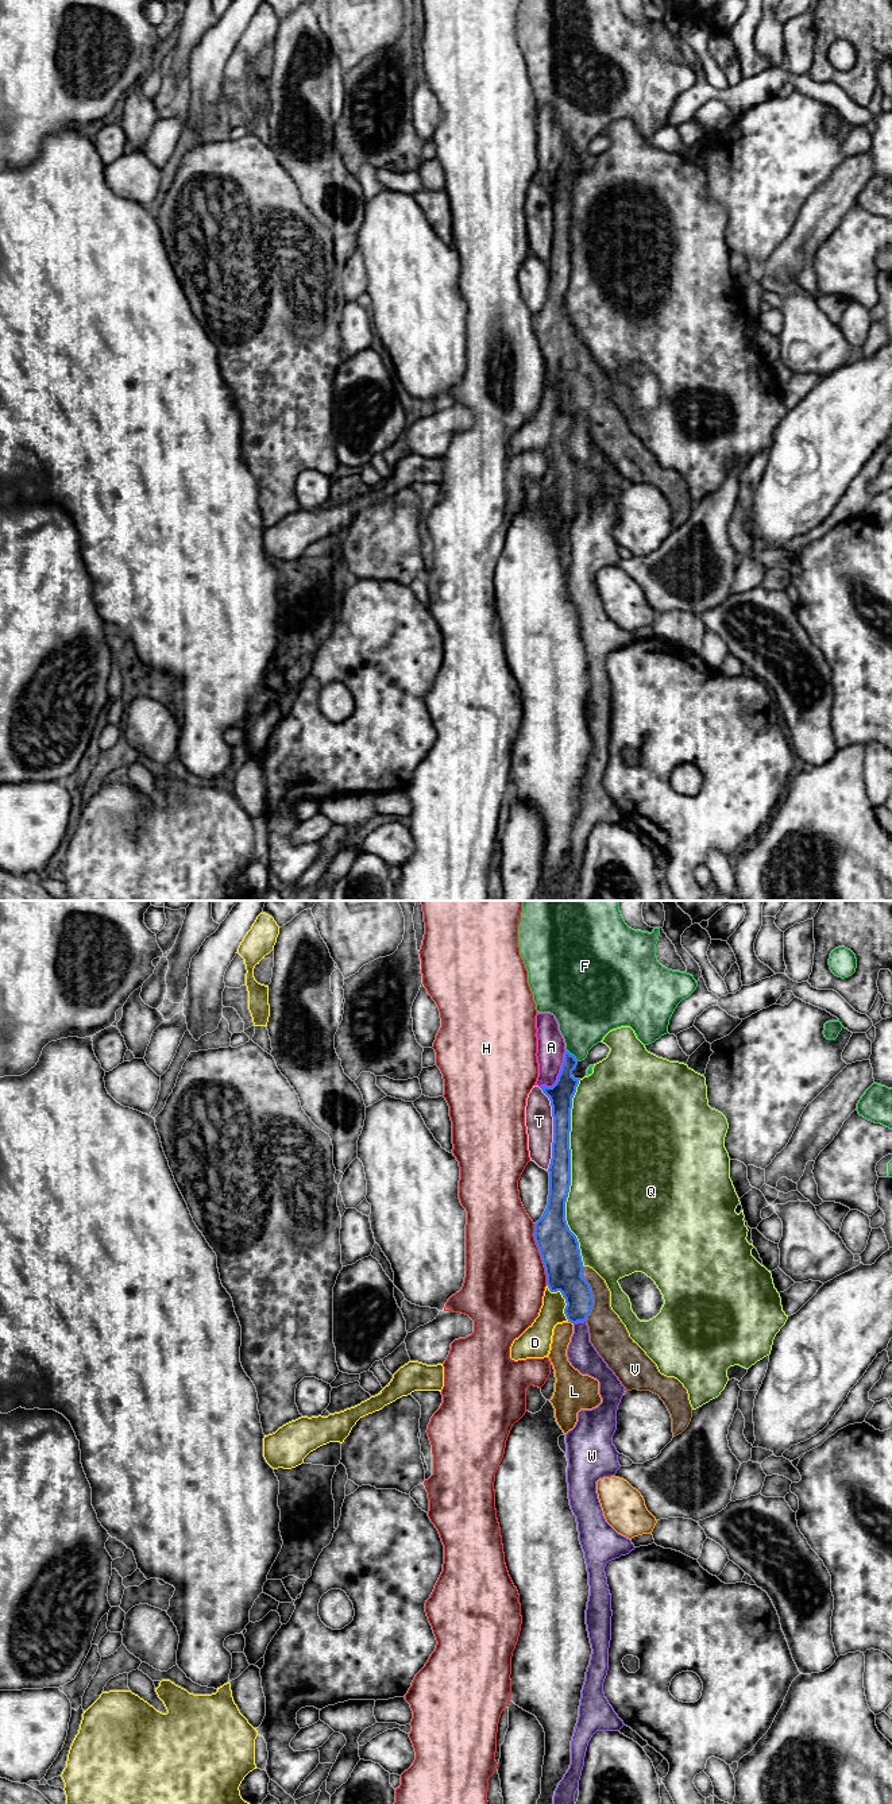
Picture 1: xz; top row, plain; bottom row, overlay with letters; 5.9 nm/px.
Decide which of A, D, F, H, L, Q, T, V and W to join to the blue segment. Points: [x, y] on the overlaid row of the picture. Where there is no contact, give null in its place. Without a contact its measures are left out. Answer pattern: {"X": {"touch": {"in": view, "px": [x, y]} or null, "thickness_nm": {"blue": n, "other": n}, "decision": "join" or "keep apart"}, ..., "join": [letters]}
{"A": {"touch": {"in": "xz", "px": [559, 1074]}, "thickness_nm": {"blue": 150, "other": 170}, "decision": "keep apart"}, "D": {"touch": {"in": "xz", "px": [564, 1298]}, "thickness_nm": {"blue": 220, "other": 140}, "decision": "keep apart"}, "F": {"touch": {"in": "xz", "px": [572, 1055]}, "thickness_nm": {"blue": 150, "other": 340}, "decision": "keep apart"}, "H": {"touch": {"in": "xz", "px": [540, 1255]}, "thickness_nm": {"blue": 240, "other": 480}, "decision": "keep apart"}, "L": {"touch": {"in": "xz", "px": [571, 1322]}, "thickness_nm": {"blue": 170, "other": 110}, "decision": "keep apart"}, "Q": {"touch": {"in": "xz", "px": [570, 1174]}, "thickness_nm": {"blue": 130, "other": 500}, "decision": "keep apart"}, "T": {"touch": {"in": "xz", "px": [553, 1129]}, "thickness_nm": {"blue": 150, "other": 170}, "decision": "keep apart"}, "V": {"touch": {"in": "xz", "px": [591, 1294]}, "thickness_nm": {"blue": 220, "other": 200}, "decision": "join"}, "W": {"touch": {"in": "xz", "px": [579, 1321]}, "thickness_nm": {"blue": 170, "other": 170}, "decision": "keep apart"}, "join": ["V"]}

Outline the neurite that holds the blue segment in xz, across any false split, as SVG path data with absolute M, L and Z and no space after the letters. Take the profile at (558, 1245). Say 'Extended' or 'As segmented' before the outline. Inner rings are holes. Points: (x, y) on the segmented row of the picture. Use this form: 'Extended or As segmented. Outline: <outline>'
Extended. Outline: M567 1049L552 1087L541 1086L549 1098L553 1117L553 1142L548 1204L534 1223L534 1241L541 1256L547 1285L565 1299L564 1314L571 1323L587 1322L590 1342L626 1391L650 1391L660 1396L672 1418L673 1437L681 1434L692 1418L687 1389L675 1377L661 1375L656 1364L629 1337L625 1325L610 1307L605 1280L584 1267L576 1236L565 1221L565 1202L571 1186L571 1109L580 1079L572 1076L578 1060Z

